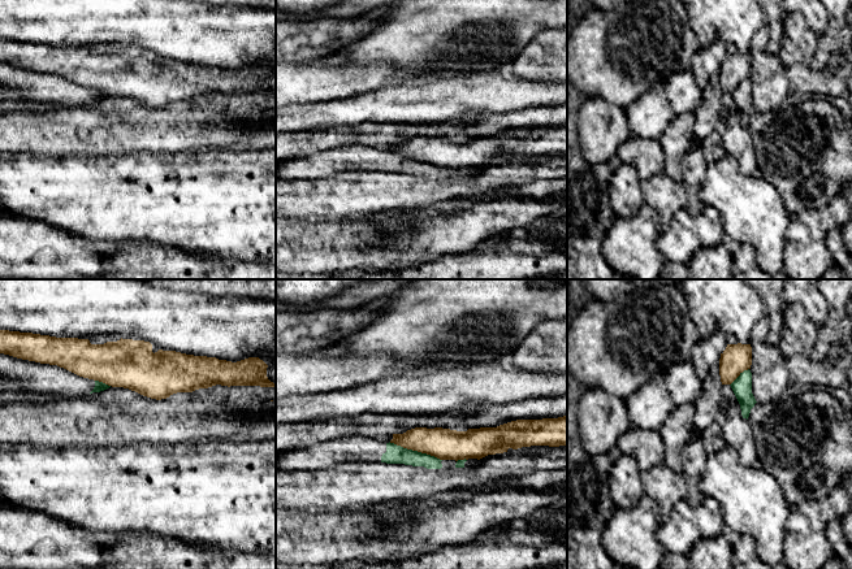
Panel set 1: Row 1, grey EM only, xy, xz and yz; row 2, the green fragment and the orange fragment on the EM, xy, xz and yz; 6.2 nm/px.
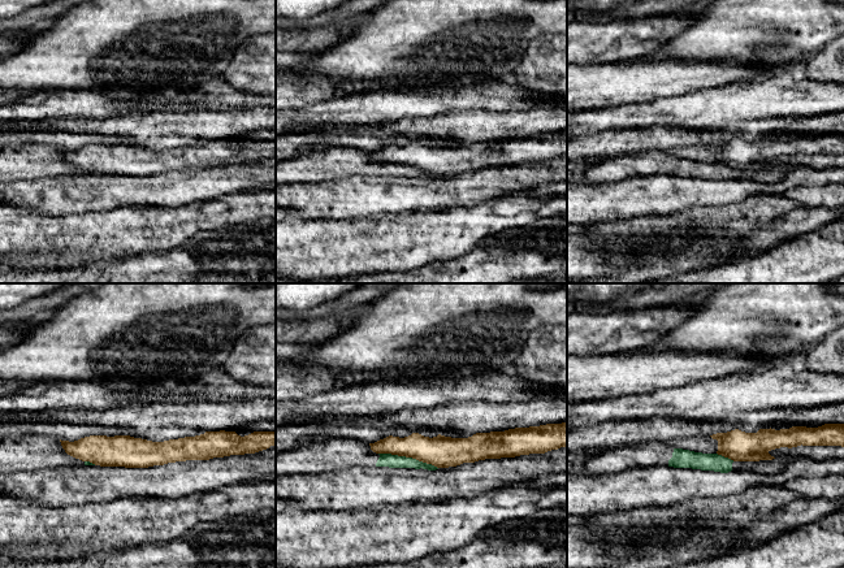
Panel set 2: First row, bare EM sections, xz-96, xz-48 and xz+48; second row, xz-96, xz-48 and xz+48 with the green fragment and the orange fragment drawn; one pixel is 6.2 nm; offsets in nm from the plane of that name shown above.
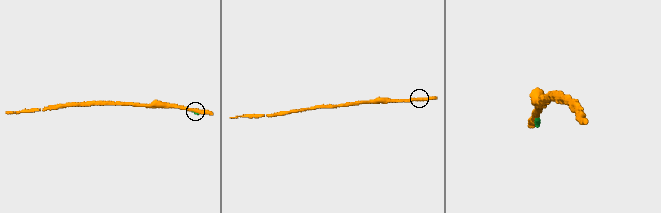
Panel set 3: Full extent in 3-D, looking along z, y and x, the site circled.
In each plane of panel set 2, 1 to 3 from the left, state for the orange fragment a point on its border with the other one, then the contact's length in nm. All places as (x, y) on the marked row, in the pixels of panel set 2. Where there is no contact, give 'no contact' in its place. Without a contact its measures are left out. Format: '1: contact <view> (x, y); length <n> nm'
1: contact xz-96 (89, 462); length 80 nm
2: contact xz-48 (408, 458); length 380 nm
3: contact xz+48 (726, 458); length 120 nm

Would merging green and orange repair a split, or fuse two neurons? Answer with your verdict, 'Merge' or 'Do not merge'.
Do not merge

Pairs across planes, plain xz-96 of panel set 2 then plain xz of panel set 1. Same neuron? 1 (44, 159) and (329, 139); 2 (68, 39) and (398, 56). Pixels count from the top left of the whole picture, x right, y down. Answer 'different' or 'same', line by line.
1: different
2: same

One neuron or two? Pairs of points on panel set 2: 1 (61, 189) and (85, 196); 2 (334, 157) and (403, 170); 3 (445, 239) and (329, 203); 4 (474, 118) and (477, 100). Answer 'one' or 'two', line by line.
1: one
2: one
3: two
4: two

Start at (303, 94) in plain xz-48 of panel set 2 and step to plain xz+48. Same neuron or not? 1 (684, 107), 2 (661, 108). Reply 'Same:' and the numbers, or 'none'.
Same: none

